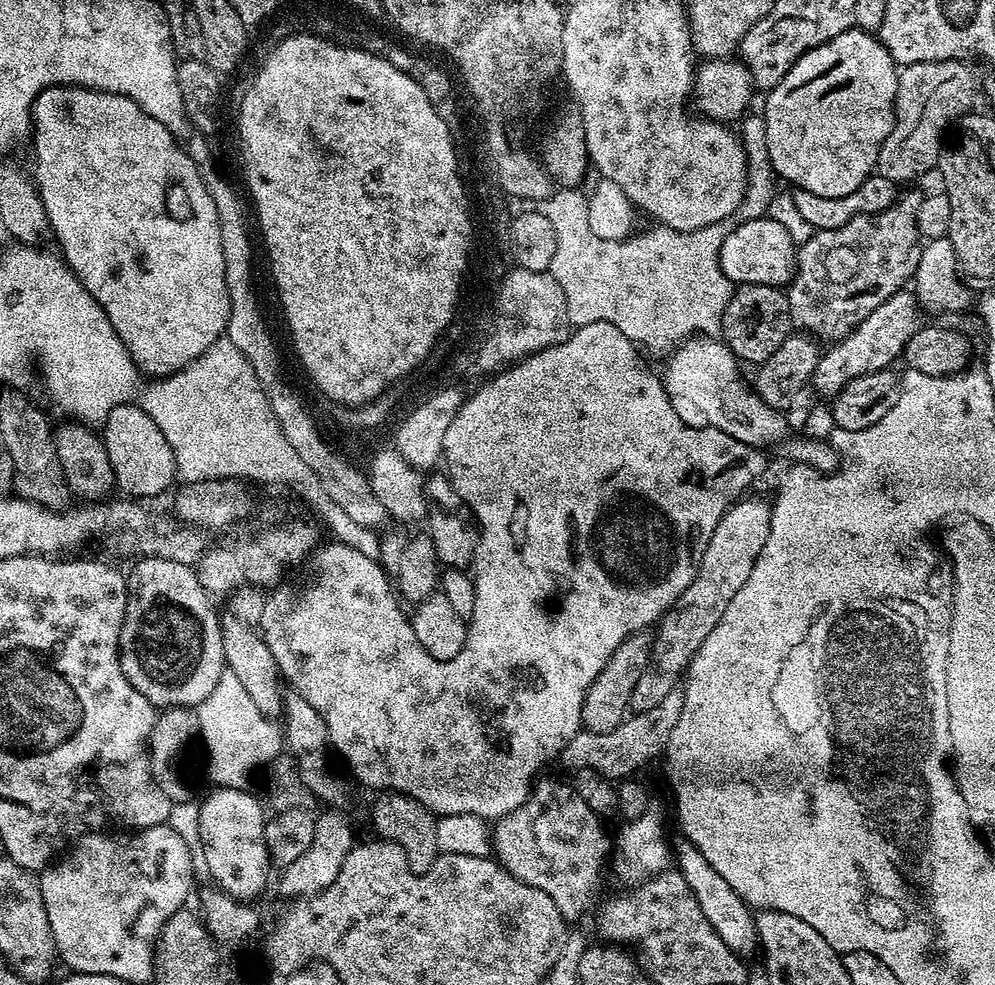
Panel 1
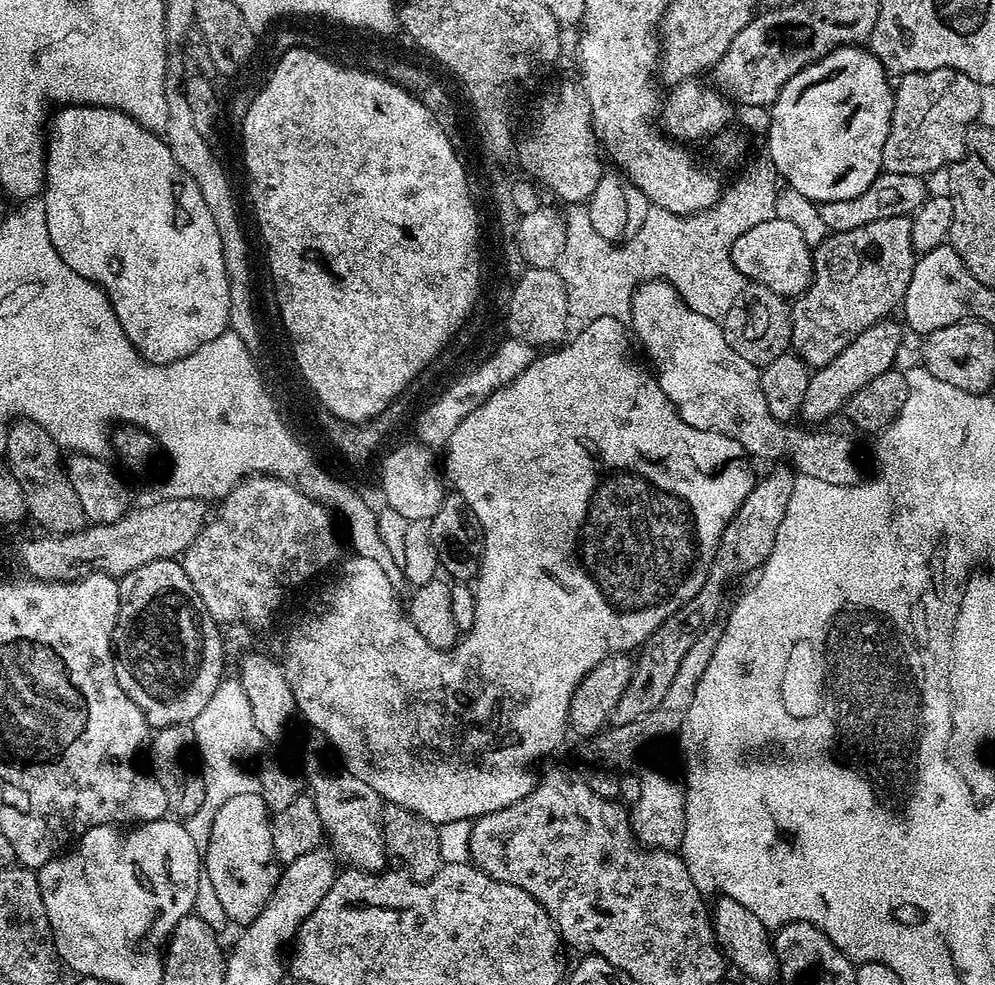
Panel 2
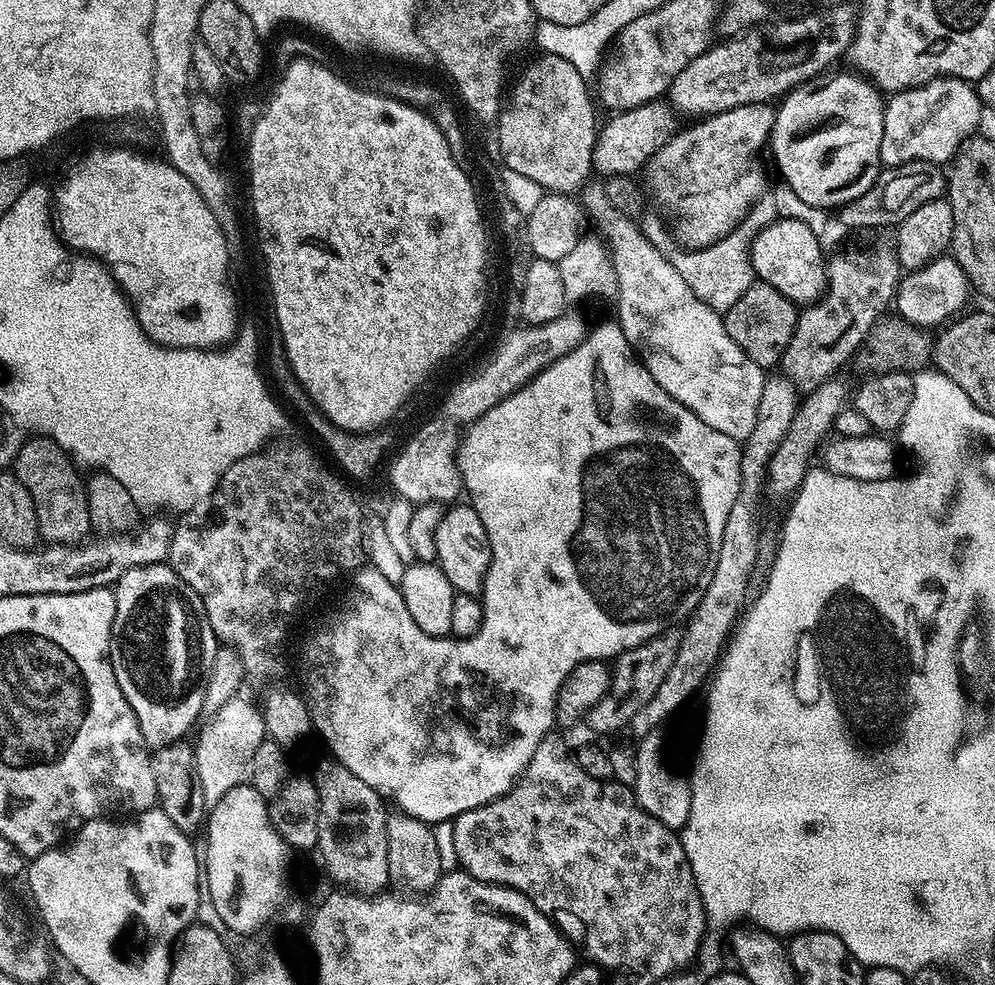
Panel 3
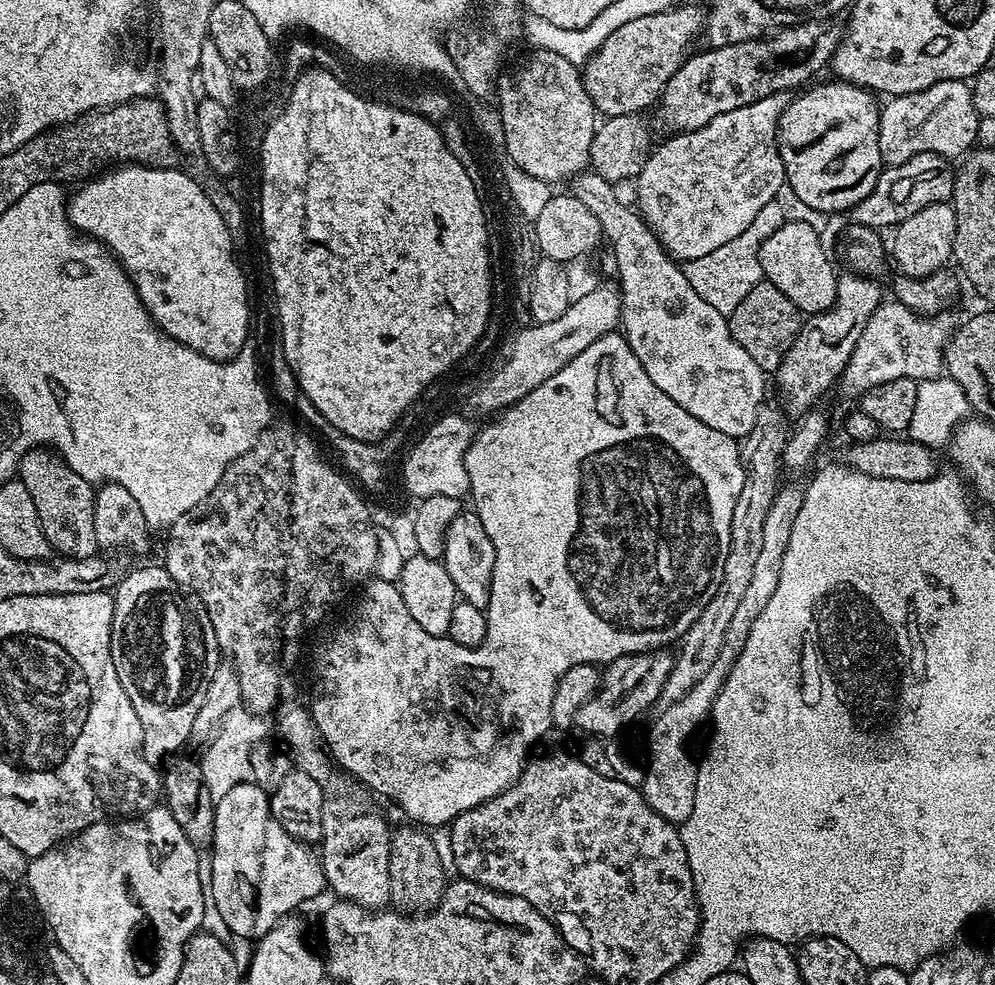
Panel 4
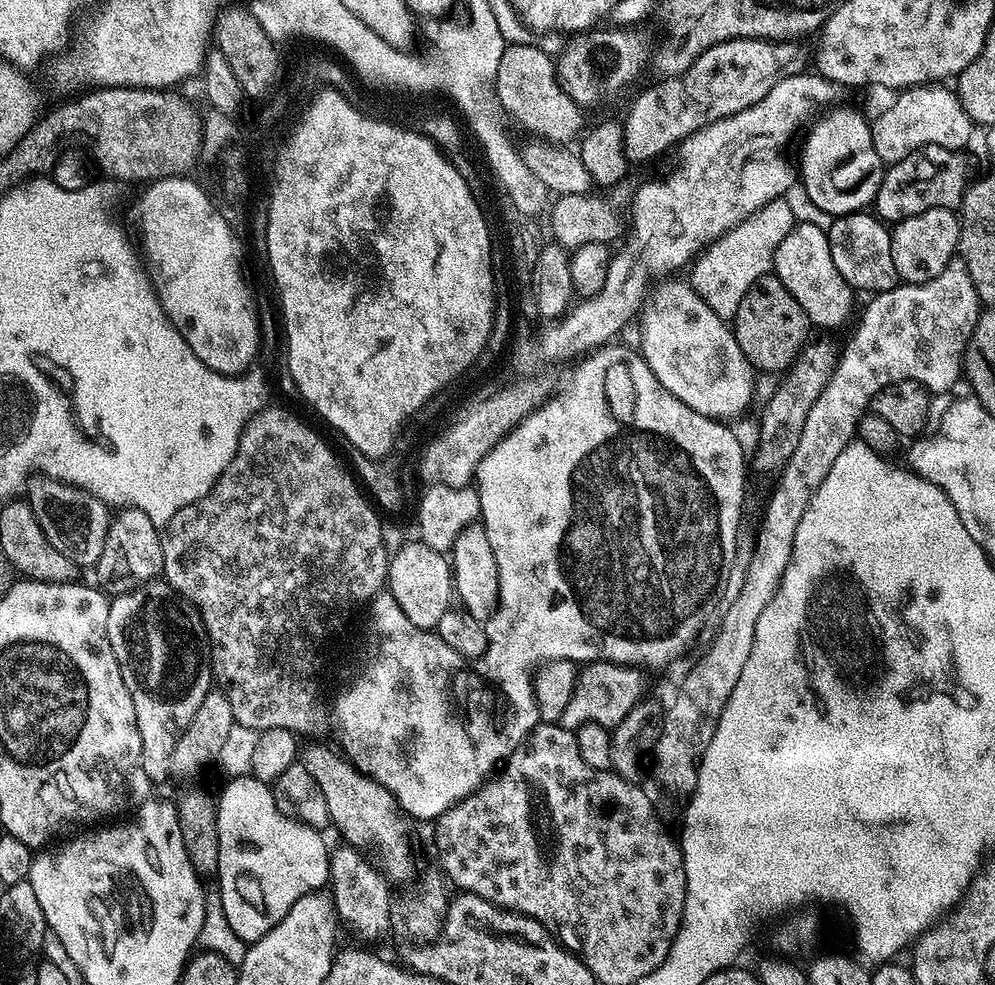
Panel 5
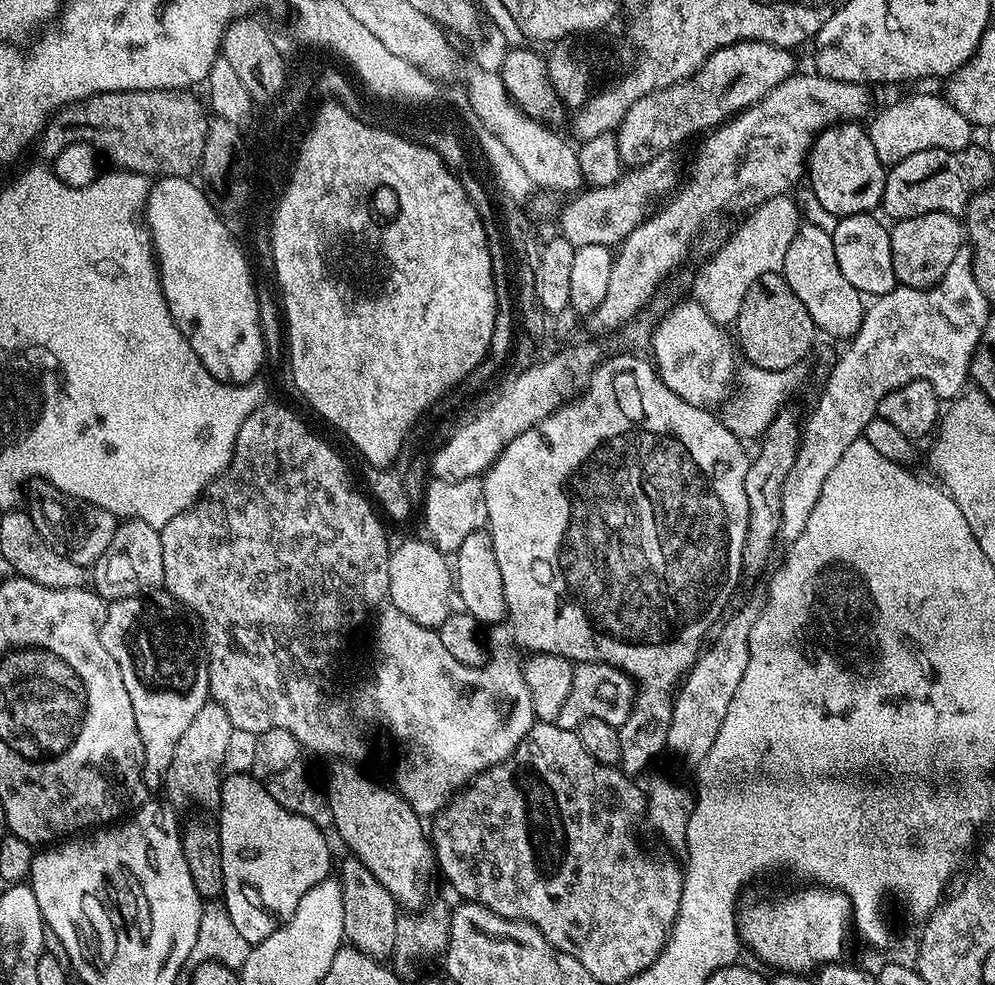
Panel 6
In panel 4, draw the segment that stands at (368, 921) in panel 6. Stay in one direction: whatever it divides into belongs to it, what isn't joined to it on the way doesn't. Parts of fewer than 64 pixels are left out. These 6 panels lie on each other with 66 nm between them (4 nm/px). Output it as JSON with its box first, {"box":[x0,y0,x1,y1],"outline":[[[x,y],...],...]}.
{"box":[318,775,392,910],"outline":[[[333,775],[324,784],[324,801],[322,802],[322,838],[318,845],[320,865],[324,868],[324,883],[333,888],[341,900],[348,900],[369,910],[380,910],[389,903],[390,894],[390,852],[392,832],[380,813],[377,797],[372,795],[359,783],[345,778],[343,775]]]}

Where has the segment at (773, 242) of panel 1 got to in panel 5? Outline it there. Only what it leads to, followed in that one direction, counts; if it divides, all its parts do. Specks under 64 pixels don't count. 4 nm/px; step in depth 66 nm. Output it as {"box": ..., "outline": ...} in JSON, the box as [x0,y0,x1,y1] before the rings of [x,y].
{"box":[772,223,854,328],"outline":[[[797,223],[790,234],[778,242],[772,259],[772,272],[782,282],[782,286],[794,294],[798,306],[806,310],[809,321],[815,327],[817,324],[820,328],[836,328],[847,322],[852,312],[854,291],[834,266],[827,231],[818,226]]]}

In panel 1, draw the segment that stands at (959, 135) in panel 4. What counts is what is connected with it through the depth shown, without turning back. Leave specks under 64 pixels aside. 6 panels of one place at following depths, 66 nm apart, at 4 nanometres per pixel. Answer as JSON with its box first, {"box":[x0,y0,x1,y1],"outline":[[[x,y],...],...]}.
{"box":[875,60,976,182],"outline":[[[962,60],[905,64],[896,78],[896,121],[876,159],[875,171],[897,182],[916,180],[939,165],[944,131],[973,111],[976,84]]]}

